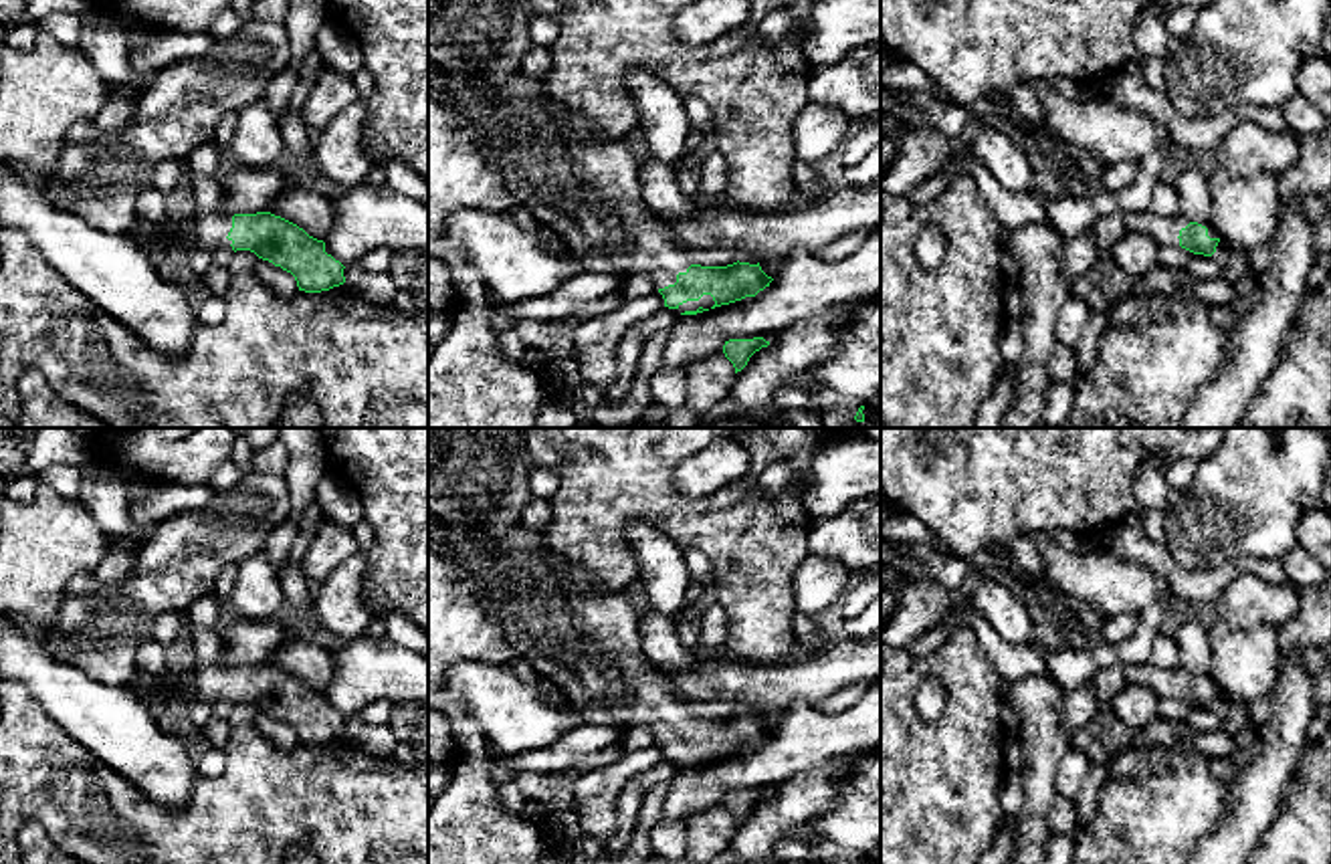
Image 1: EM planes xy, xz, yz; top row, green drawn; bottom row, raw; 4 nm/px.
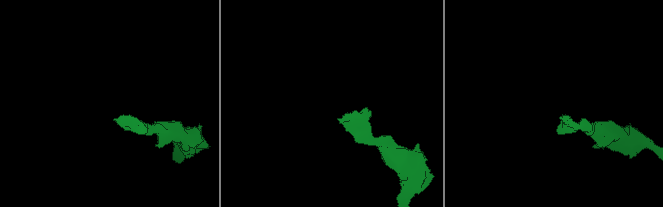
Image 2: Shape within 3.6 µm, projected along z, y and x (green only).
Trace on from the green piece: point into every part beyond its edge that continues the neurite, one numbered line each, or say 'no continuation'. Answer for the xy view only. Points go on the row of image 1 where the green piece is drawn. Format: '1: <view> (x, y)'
1: xy (205, 231)

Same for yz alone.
1: yz (1164, 231)

